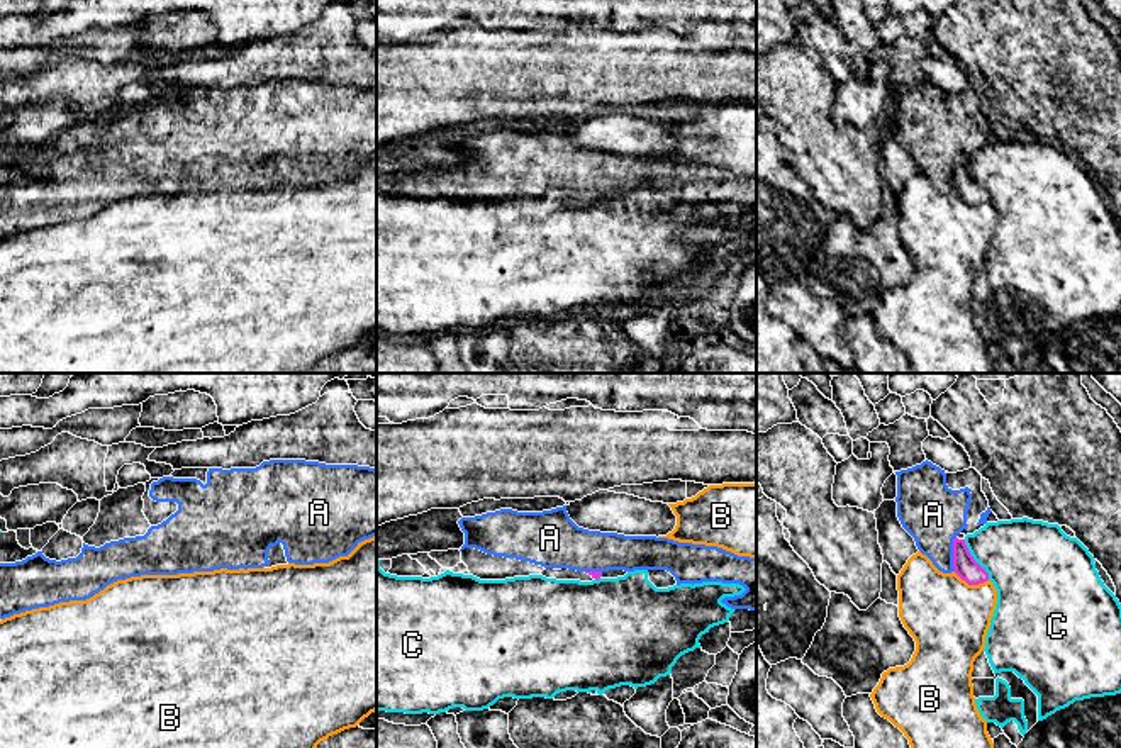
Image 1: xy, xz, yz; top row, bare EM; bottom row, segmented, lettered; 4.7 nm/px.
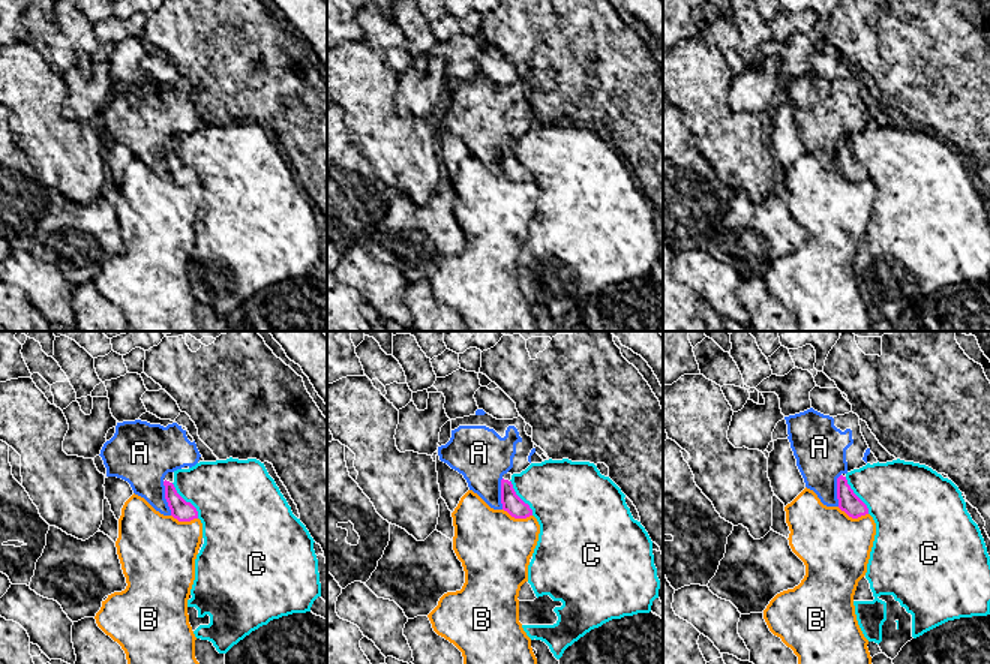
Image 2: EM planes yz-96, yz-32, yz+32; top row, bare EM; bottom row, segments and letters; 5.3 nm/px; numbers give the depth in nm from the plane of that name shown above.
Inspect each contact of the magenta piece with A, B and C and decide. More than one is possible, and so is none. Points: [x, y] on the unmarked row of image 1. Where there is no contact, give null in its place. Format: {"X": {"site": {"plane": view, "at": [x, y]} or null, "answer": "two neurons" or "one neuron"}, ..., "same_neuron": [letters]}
{"A": {"site": {"plane": "yz", "at": [953, 173]}, "answer": "one neuron"}, "B": {"site": {"plane": "yz", "at": [970, 204]}, "answer": "two neurons"}, "C": {"site": {"plane": "yz", "at": [974, 180]}, "answer": "two neurons"}, "same_neuron": ["A"]}

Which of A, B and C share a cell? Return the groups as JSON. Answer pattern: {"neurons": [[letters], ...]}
{"neurons": [["A"], ["B"], ["C"]]}

